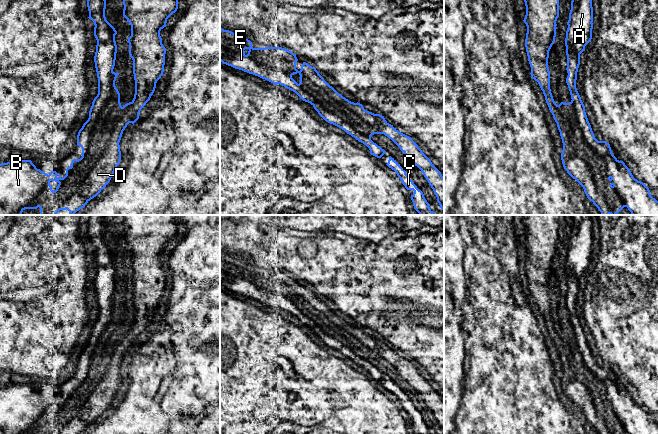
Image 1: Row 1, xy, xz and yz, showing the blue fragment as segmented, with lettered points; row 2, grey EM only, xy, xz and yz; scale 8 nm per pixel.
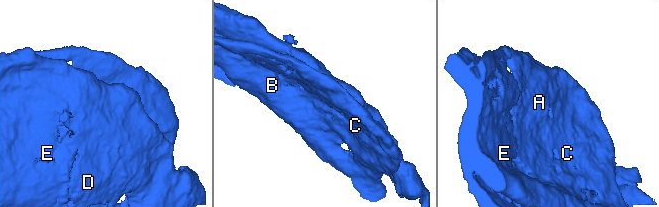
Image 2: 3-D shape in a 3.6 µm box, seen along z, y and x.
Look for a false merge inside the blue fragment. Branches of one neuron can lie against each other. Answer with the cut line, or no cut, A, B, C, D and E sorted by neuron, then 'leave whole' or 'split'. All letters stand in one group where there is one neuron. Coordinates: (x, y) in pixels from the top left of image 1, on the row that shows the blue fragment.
xy (116, 137), (110, 140), (104, 154), (81, 188), (59, 209) | A B C E / D | split

